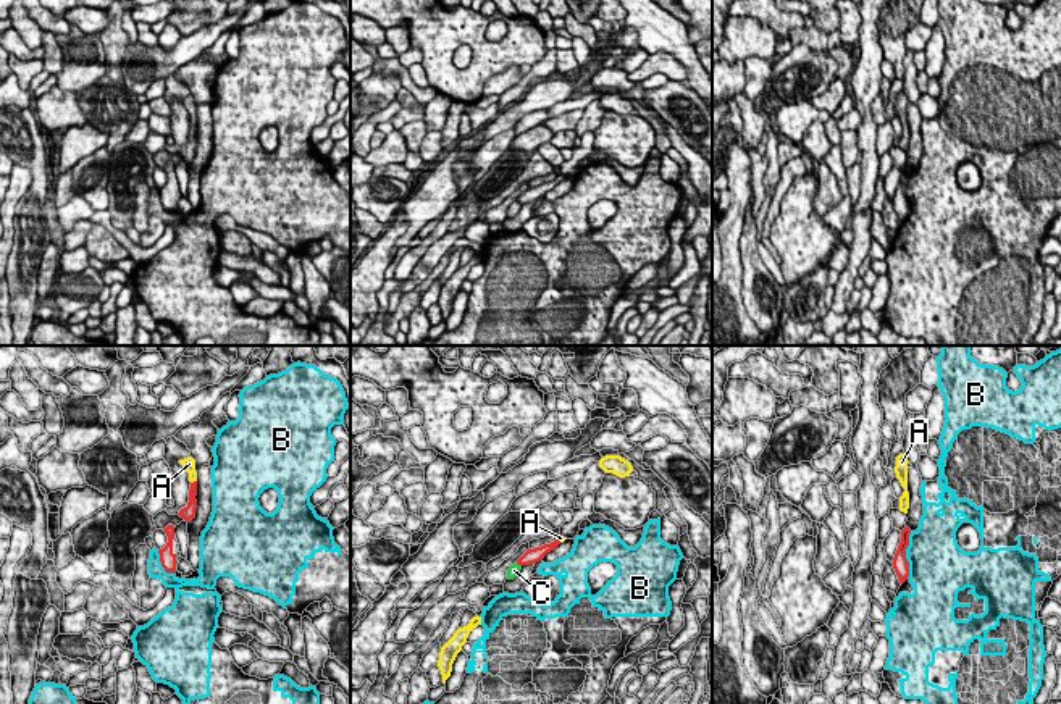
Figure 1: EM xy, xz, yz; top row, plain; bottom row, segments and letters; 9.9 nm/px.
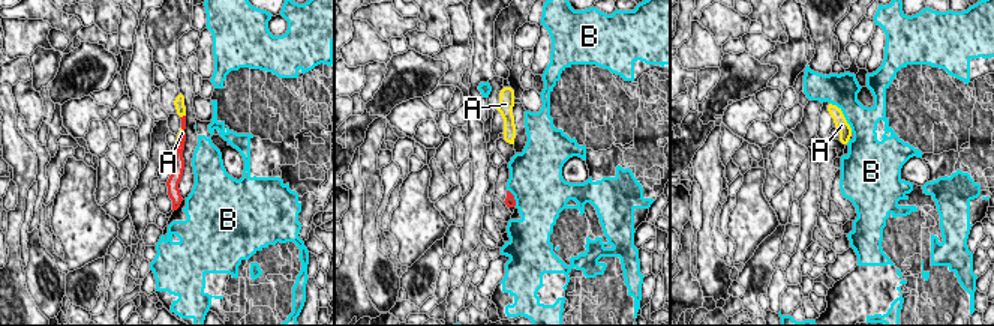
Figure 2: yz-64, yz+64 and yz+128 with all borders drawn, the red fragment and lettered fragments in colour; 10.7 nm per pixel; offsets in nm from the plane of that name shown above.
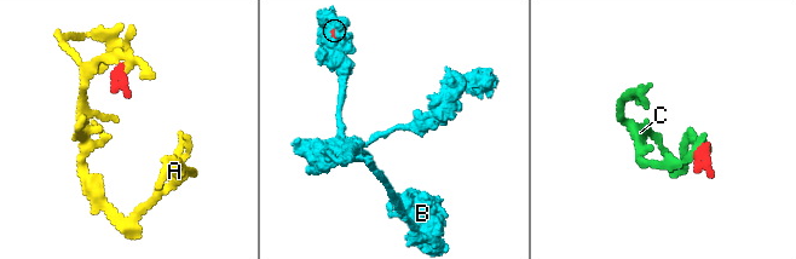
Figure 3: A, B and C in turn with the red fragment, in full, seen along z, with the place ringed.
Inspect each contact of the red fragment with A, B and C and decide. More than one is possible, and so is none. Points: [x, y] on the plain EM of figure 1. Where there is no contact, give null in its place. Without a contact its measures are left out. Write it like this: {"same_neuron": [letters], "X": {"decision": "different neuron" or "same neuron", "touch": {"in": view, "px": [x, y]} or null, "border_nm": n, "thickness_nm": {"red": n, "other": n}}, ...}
{"same_neuron": ["A"], "A": {"decision": "same neuron", "touch": {"in": "xy", "px": [194, 120]}, "border_nm": 70, "thickness_nm": {"red": 100, "other": 130}}, "B": {"decision": "different neuron", "touch": {"in": "yz", "px": [905, 192]}, "border_nm": 440, "thickness_nm": {"red": 160, "other": 440}}, "C": {"decision": "different neuron", "touch": {"in": "xz", "px": [519, 202]}, "border_nm": 60, "thickness_nm": {"red": 160, "other": 120}}}

